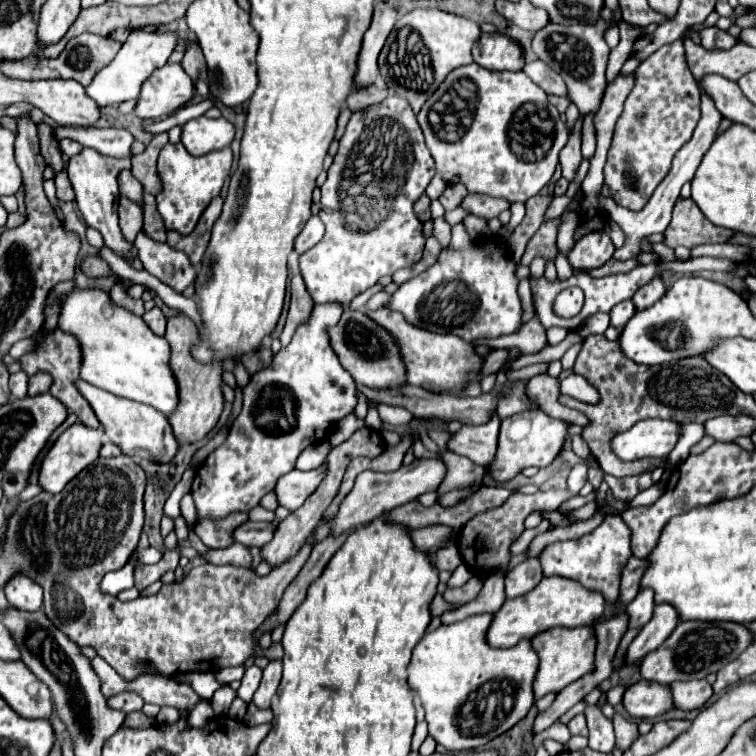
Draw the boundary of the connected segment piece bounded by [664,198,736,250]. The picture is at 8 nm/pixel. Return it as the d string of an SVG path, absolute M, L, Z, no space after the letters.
M692 198L678 200L674 206L674 220L666 228L666 240L664 244L670 248L684 246L692 250L700 244L716 244L716 242L728 242L736 232L728 228L714 226L706 216L700 212L700 208L694 204Z

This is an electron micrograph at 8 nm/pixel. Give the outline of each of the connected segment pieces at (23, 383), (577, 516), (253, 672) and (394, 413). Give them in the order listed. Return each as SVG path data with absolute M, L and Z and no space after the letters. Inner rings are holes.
M22 370L10 376L10 392L12 392L14 398L24 398L26 386L28 386L28 376Z
M590 502L590 504L586 504L586 506L578 508L578 510L574 510L574 512L572 512L572 518L574 518L574 520L586 520L586 518L594 516L596 510L598 510L596 502Z
M258 666L246 668L246 674L244 674L242 684L240 684L240 688L236 690L236 694L238 694L242 700L250 702L252 696L254 696L254 692L256 692L256 688L258 688L258 684L260 684L260 678L262 678L262 670L260 670Z
M368 400L368 406L376 406L378 408L378 414L380 414L380 420L384 424L390 424L390 426L404 426L408 424L414 414L402 406L390 406L390 404L382 404L382 402L376 402L376 400Z

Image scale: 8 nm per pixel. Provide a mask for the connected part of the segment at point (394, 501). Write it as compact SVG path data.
M420 458L420 460L414 460L410 466L402 466L400 470L390 472L390 474L372 472L372 470L362 472L356 478L352 492L344 498L340 512L328 522L332 526L332 536L338 536L338 534L350 530L352 526L372 522L372 520L380 518L382 514L394 510L396 506L406 504L426 492L436 492L438 486L442 484L444 476L446 476L446 464L440 458Z

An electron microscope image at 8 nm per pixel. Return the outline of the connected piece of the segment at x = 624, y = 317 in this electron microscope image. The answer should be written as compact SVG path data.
M624 300L624 304L616 304L616 308L612 308L610 312L610 324L616 328L616 330L622 330L624 324L634 316L636 312L636 306L632 304L632 300Z

